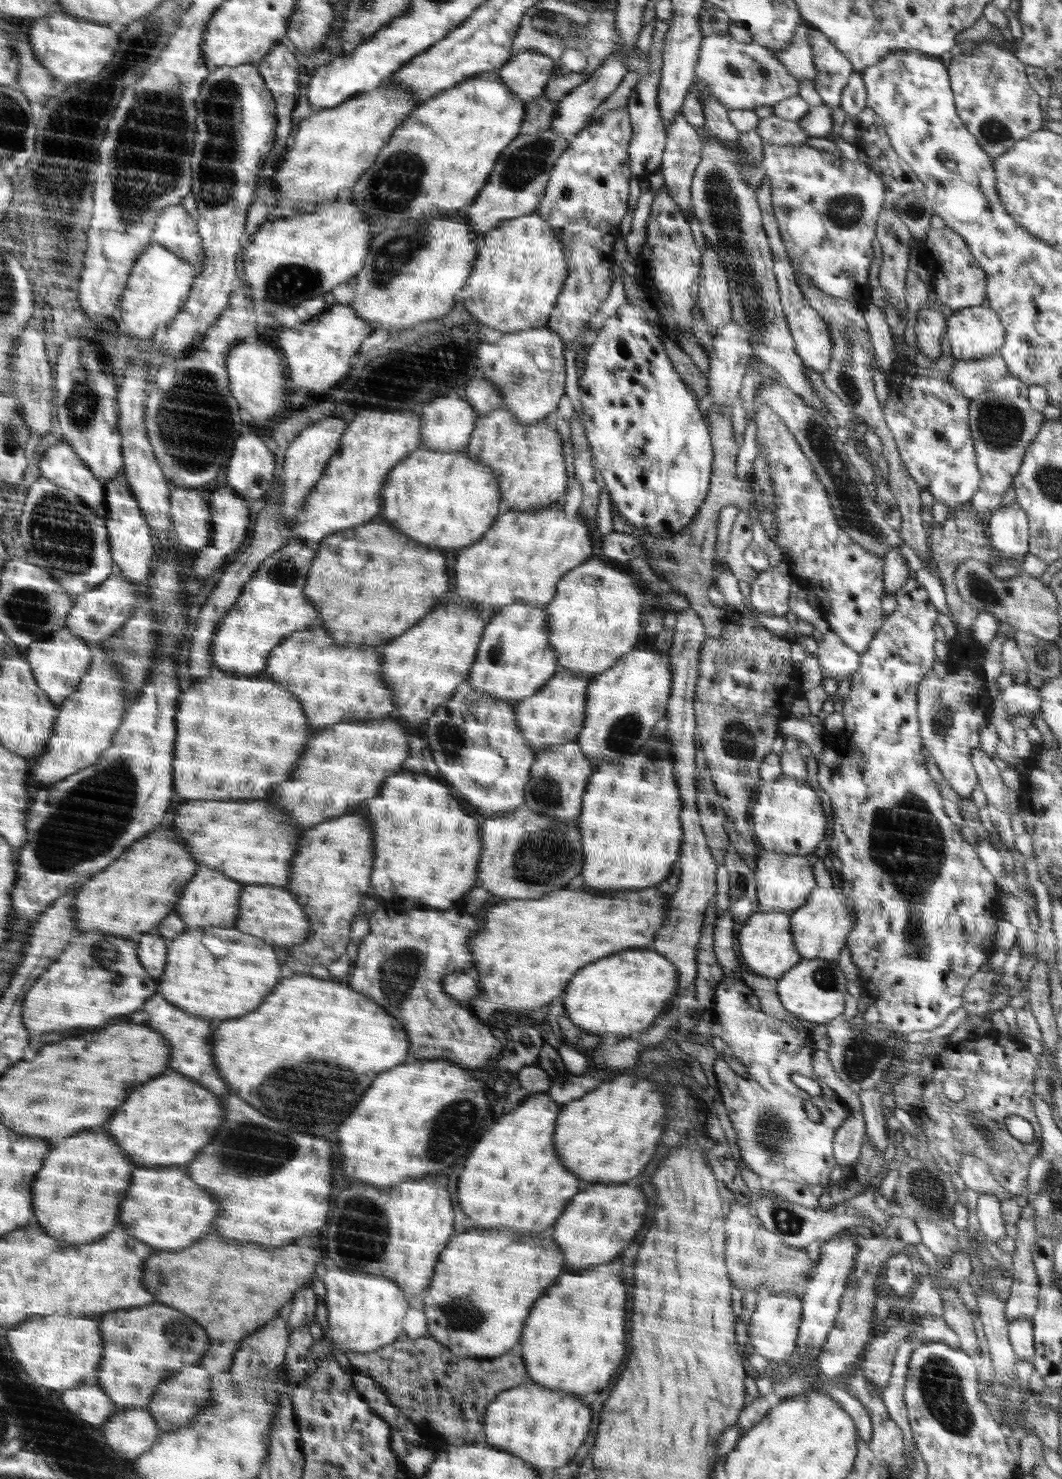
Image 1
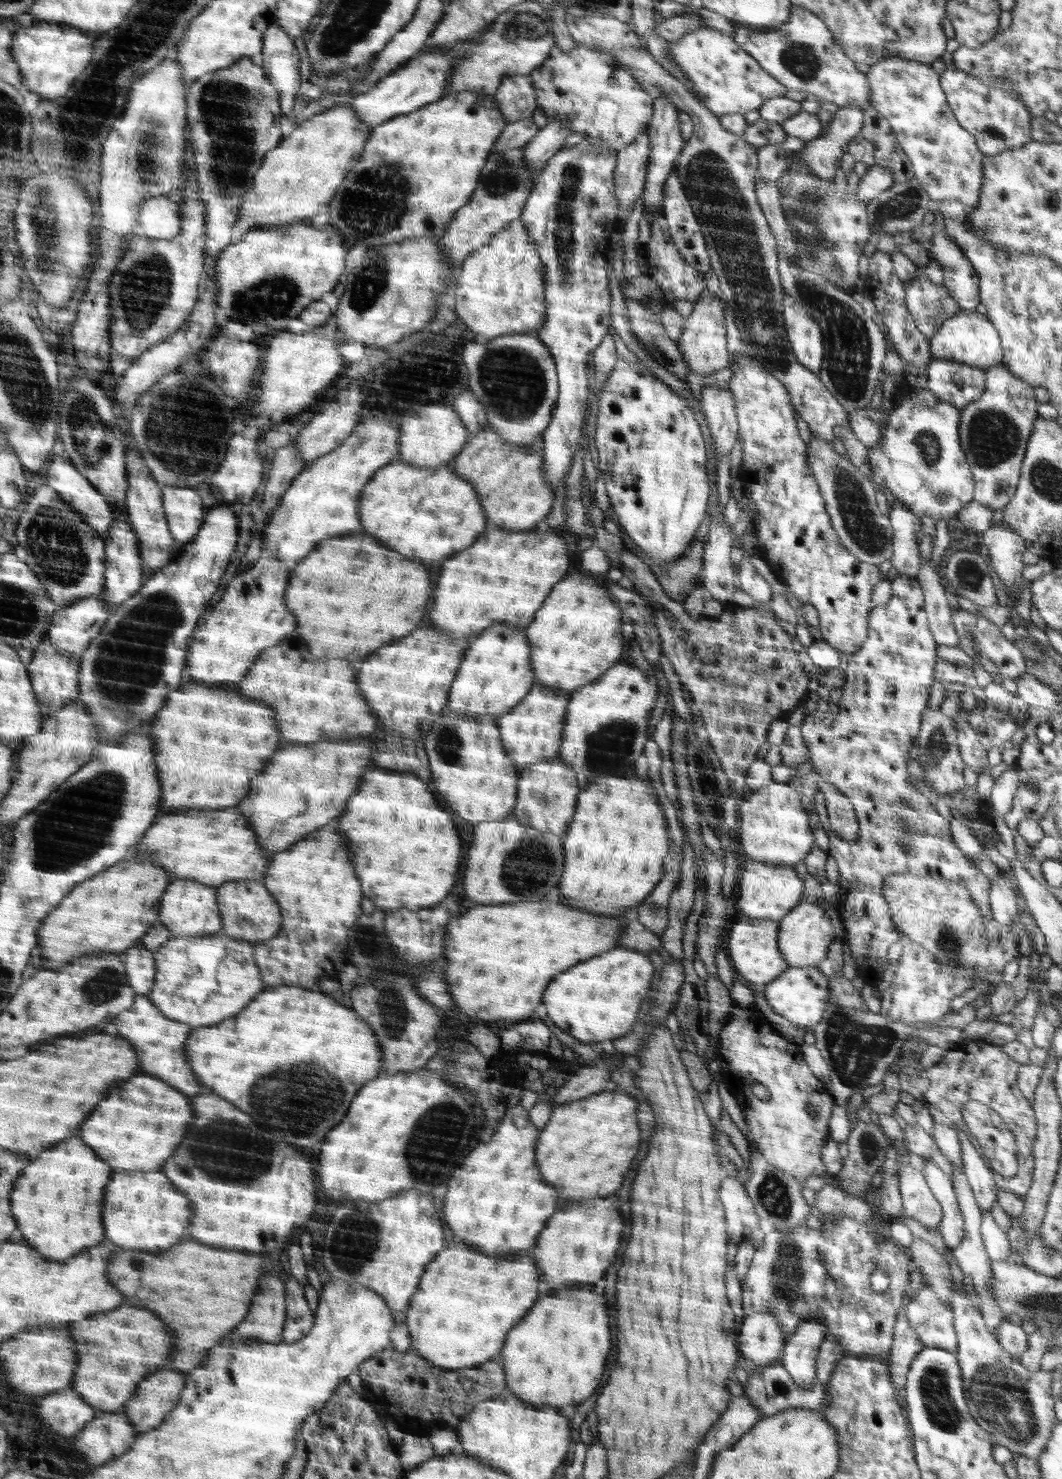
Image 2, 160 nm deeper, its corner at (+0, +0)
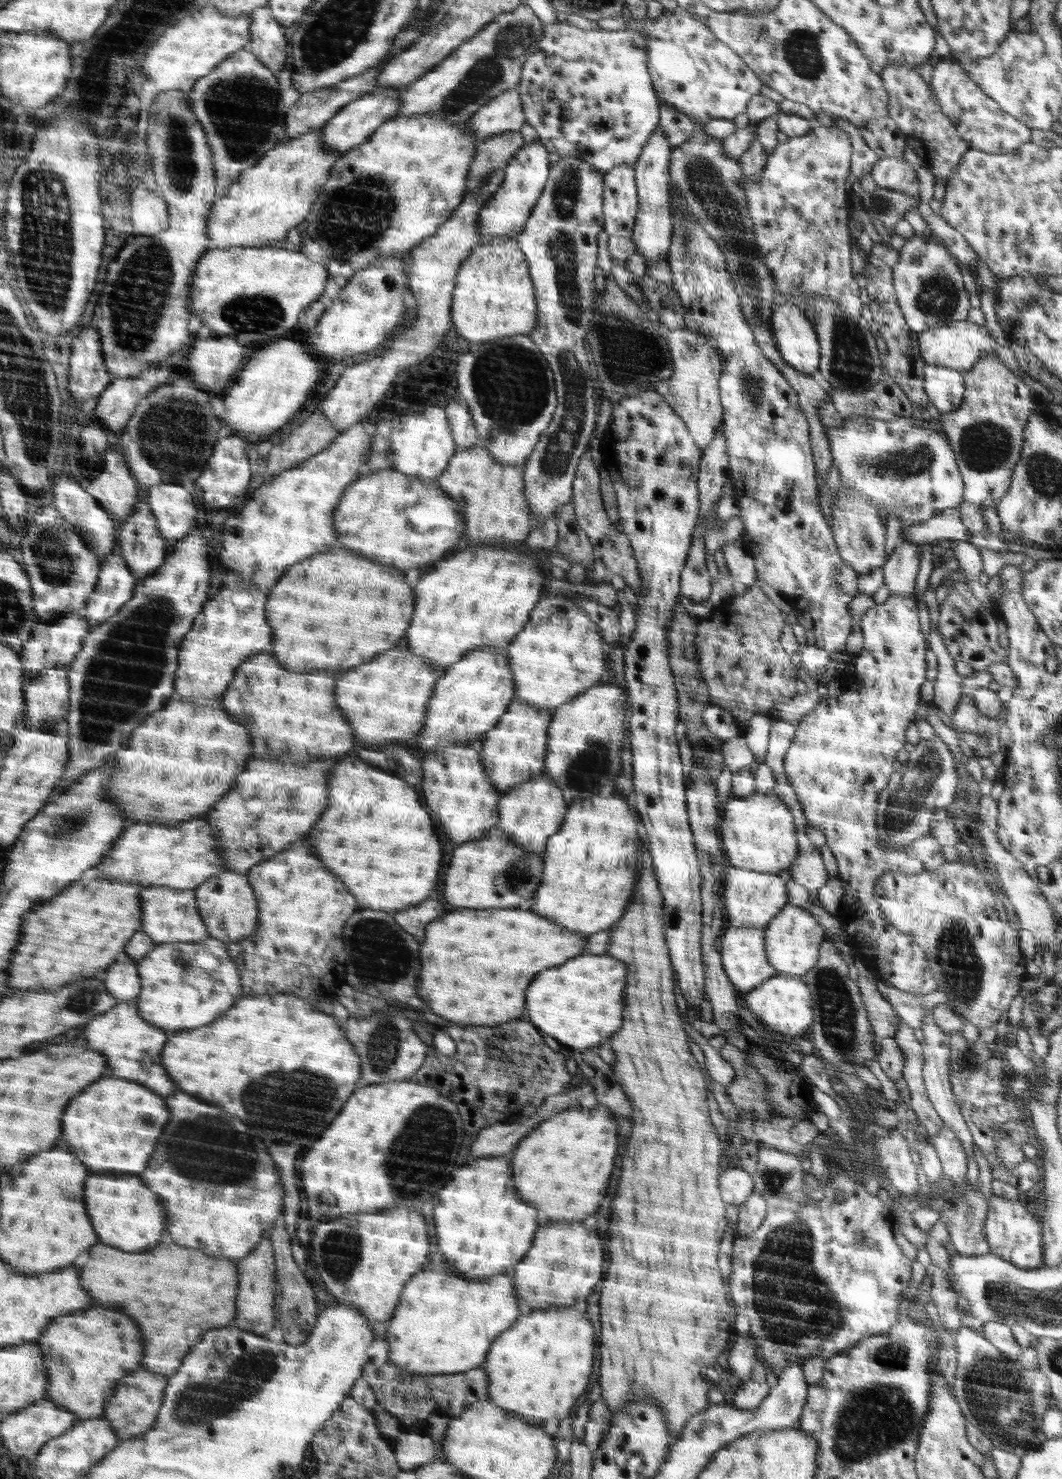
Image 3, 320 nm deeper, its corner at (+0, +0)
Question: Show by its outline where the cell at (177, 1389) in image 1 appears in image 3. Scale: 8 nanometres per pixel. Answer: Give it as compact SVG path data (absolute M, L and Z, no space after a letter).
M140 1368L118 1380L114 1394L108 1397L102 1418L111 1423L112 1430L118 1435L120 1442L129 1441L147 1433L150 1426L155 1424L158 1420L159 1408L163 1404L164 1396L166 1396L168 1379L170 1378L164 1374Z

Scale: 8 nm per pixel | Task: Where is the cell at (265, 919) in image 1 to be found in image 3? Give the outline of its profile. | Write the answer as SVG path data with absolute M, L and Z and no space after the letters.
M224 871L215 874L195 889L197 910L210 936L224 943L238 942L254 934L258 926L258 903L245 875Z

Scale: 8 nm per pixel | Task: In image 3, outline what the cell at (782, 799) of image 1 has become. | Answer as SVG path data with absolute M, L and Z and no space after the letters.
M773 790L728 798L721 805L718 832L730 867L778 873L788 868L798 854L794 817Z

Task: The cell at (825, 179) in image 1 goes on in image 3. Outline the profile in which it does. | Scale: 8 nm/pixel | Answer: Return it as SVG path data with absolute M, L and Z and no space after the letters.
M902 157L879 158L871 175L880 188L903 192L908 198L920 199L916 171Z

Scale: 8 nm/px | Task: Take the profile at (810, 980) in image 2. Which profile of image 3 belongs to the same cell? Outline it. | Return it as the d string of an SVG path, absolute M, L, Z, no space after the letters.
M780 973L746 993L745 1008L756 1014L758 1020L769 1026L769 1030L779 1037L785 1039L787 1036L802 1036L802 1032L810 1028L810 1024L814 1024L814 999L810 988L800 977Z

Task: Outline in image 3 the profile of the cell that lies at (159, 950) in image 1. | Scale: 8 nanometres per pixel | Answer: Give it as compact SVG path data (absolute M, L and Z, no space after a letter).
M127 955L121 956L107 969L103 983L116 1000L120 1002L134 1000L141 989L138 961Z

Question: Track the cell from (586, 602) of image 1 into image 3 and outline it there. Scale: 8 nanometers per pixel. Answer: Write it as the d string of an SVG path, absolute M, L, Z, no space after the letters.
M562 594L541 598L522 632L507 646L516 699L538 711L555 711L566 705L606 672L598 625L573 600Z

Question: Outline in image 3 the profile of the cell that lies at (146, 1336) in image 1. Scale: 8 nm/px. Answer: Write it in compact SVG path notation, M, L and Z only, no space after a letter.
M100 1306L55 1318L36 1341L47 1365L49 1381L44 1399L70 1410L82 1421L101 1417L118 1380L139 1370L143 1360L136 1324L120 1312Z

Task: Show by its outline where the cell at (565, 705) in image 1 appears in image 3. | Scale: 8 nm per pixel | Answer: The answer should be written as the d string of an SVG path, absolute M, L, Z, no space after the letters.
M515 699L504 716L500 718L495 729L485 733L483 742L483 758L487 775L495 786L499 796L508 793L513 786L528 782L538 777L543 772L544 760L546 760L547 732L550 728L554 711L534 709L526 705L524 701Z

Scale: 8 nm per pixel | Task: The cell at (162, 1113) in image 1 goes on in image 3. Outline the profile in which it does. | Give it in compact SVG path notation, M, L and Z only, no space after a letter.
M102 1078L64 1110L62 1142L84 1162L92 1174L132 1172L140 1174L155 1152L155 1142L170 1122L166 1097L127 1078Z

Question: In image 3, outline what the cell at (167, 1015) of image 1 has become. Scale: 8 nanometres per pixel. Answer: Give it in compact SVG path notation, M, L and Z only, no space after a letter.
M134 1000L119 1002L106 1014L101 1014L89 1023L82 1025L79 1034L84 1036L84 1038L80 1038L80 1041L86 1040L84 1043L87 1044L88 1048L98 1050L107 1058L107 1064L110 1064L107 1076L127 1078L138 1082L166 1098L173 1095L172 1092L176 1090L177 1086L172 1084L172 1080L164 1072L162 1064L158 1062L160 1050L166 1044L169 1035L166 1030L148 1024L143 1019L142 1014L139 1014Z

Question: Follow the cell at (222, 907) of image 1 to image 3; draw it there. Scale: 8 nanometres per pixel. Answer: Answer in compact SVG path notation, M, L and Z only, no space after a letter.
M170 886L143 887L139 899L142 906L142 930L154 941L154 944L198 943L210 936L207 925L197 910L194 890L180 890Z

